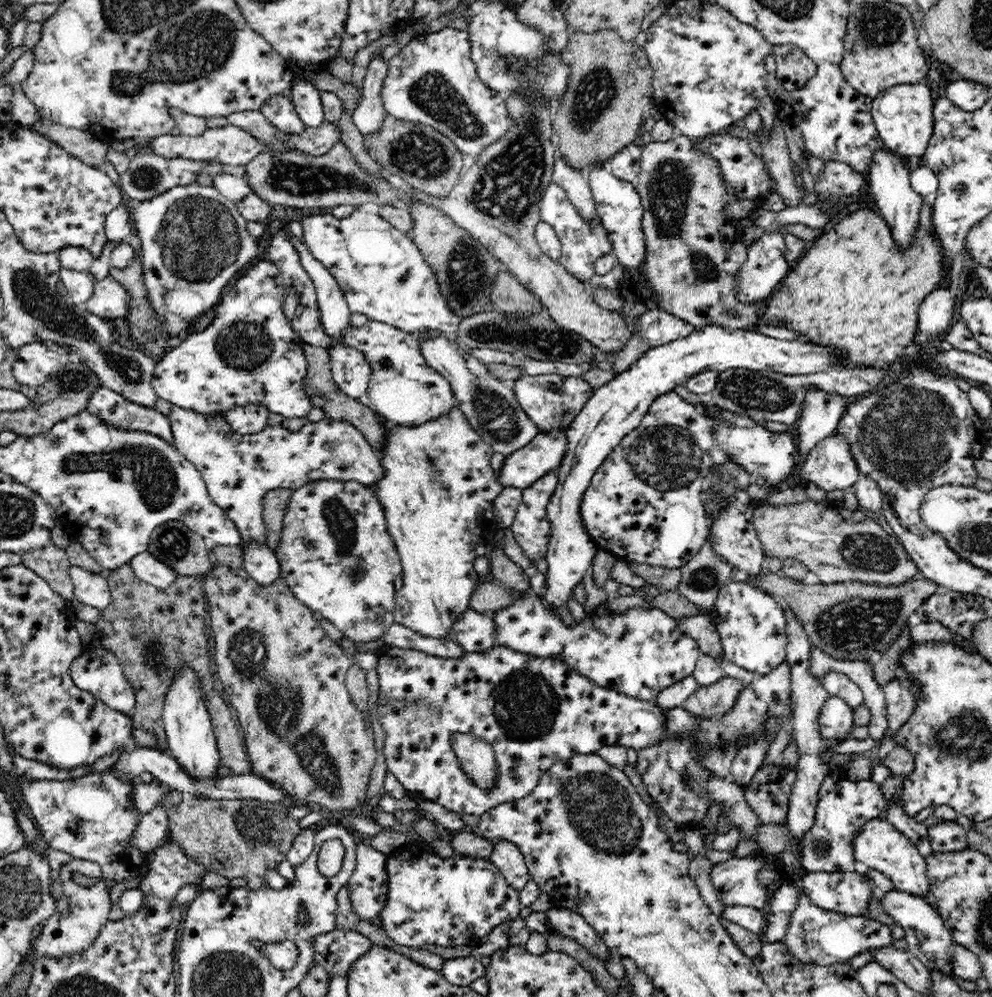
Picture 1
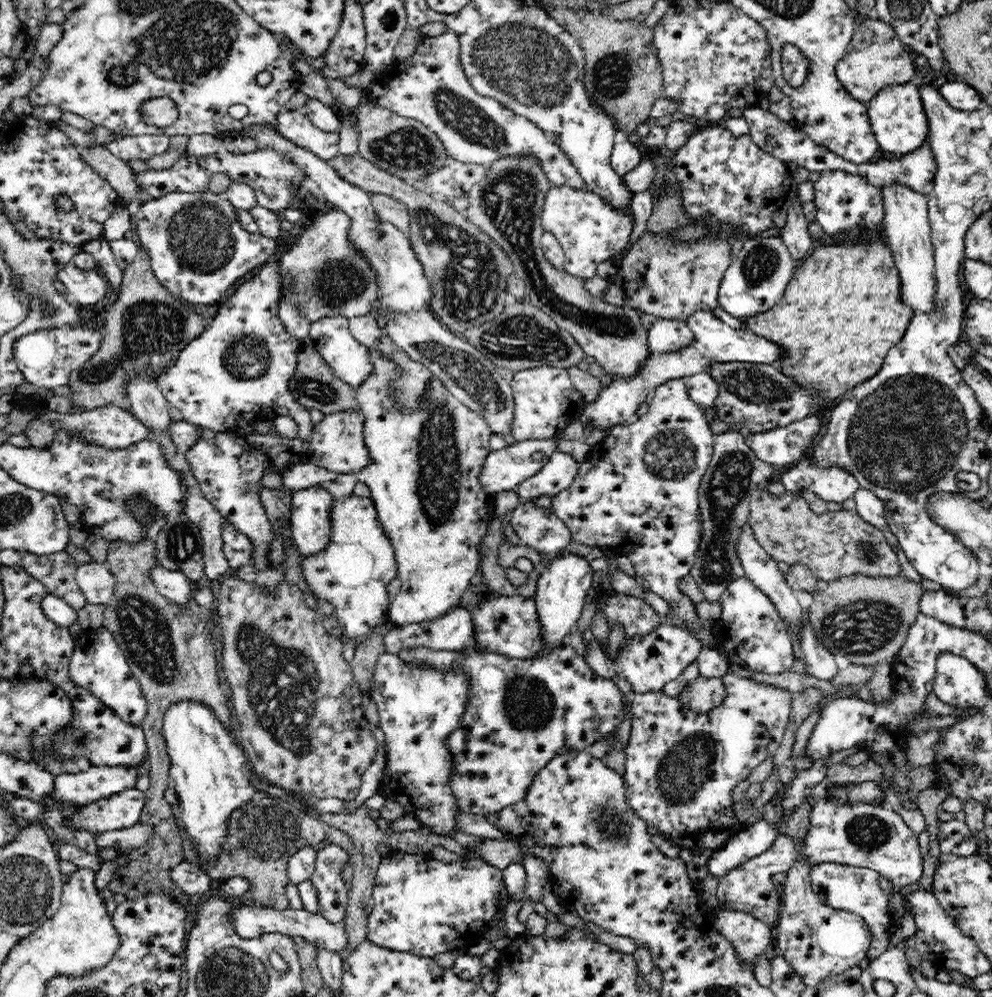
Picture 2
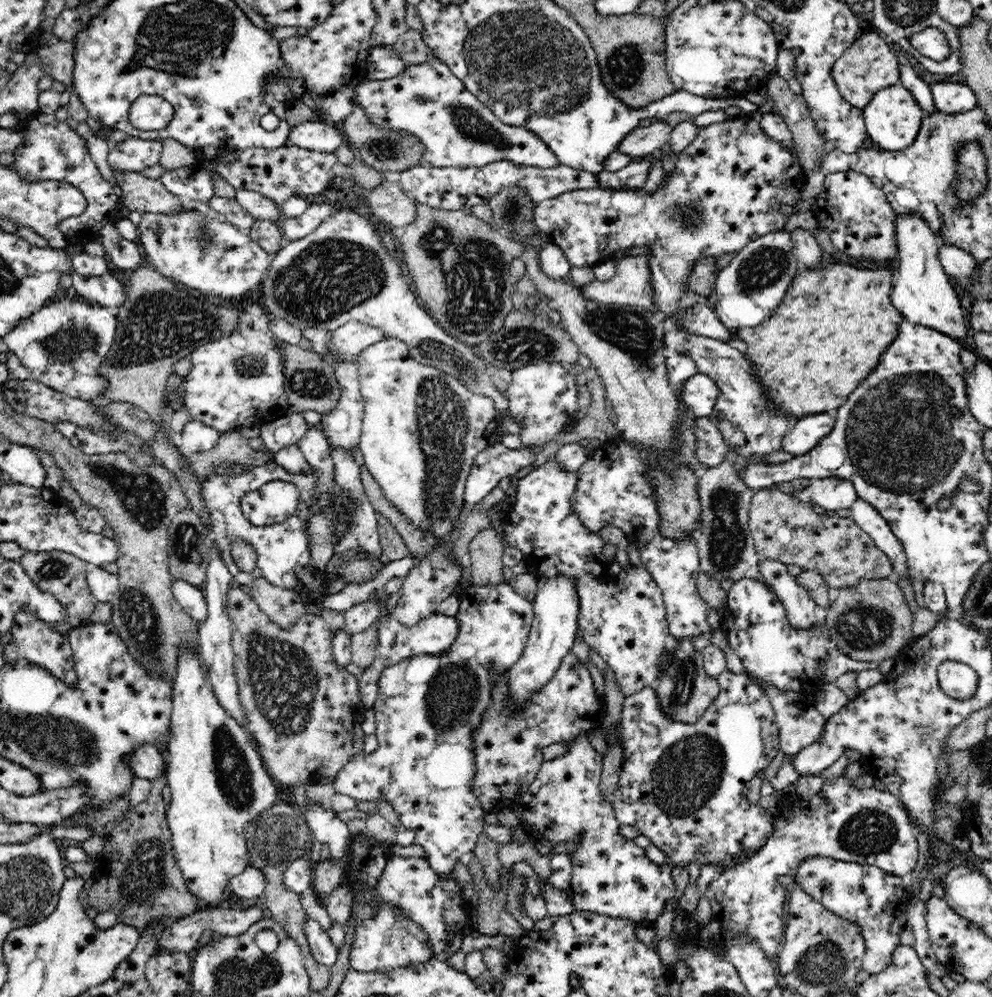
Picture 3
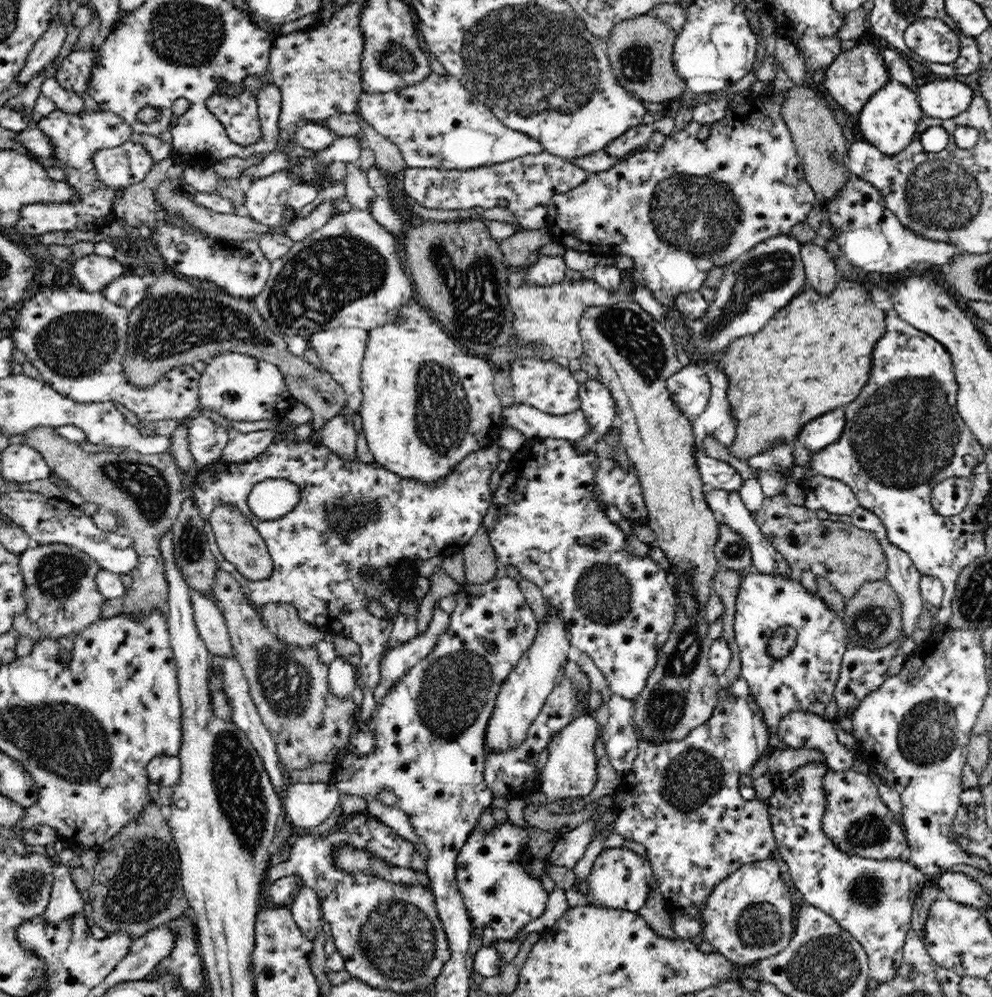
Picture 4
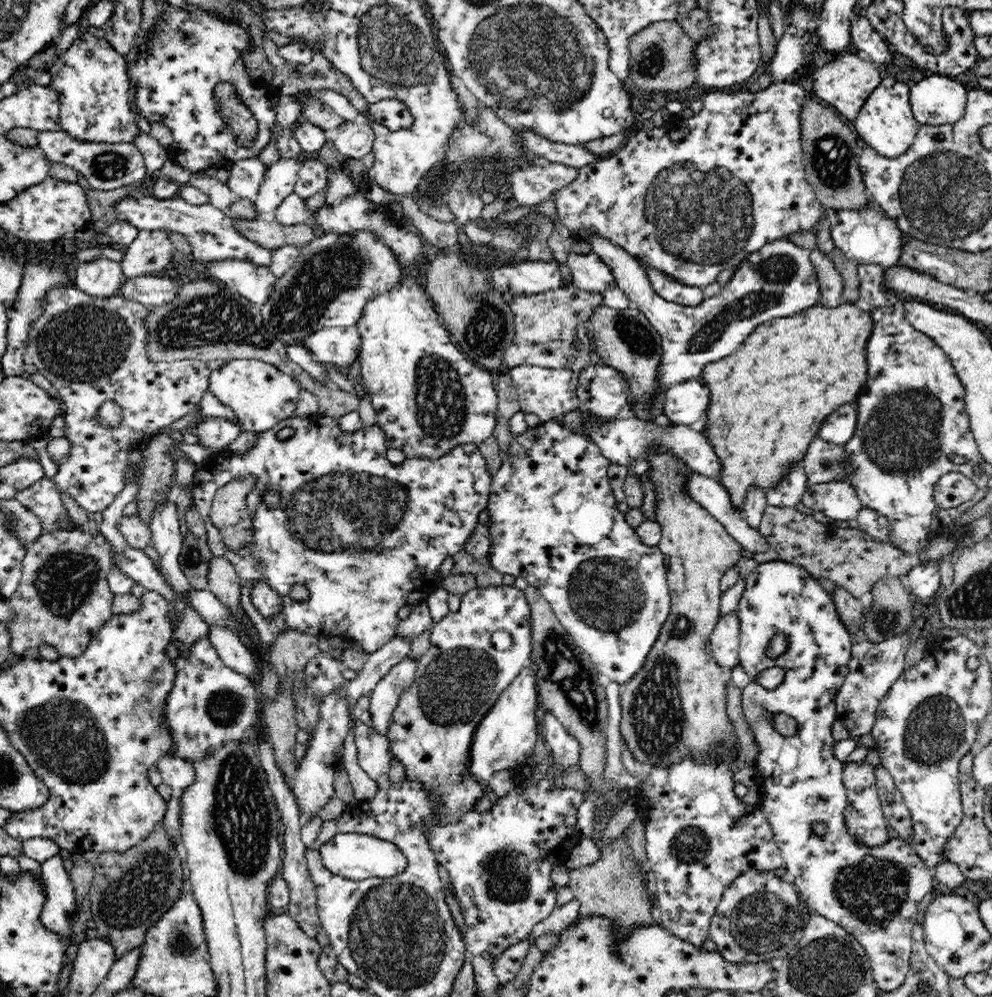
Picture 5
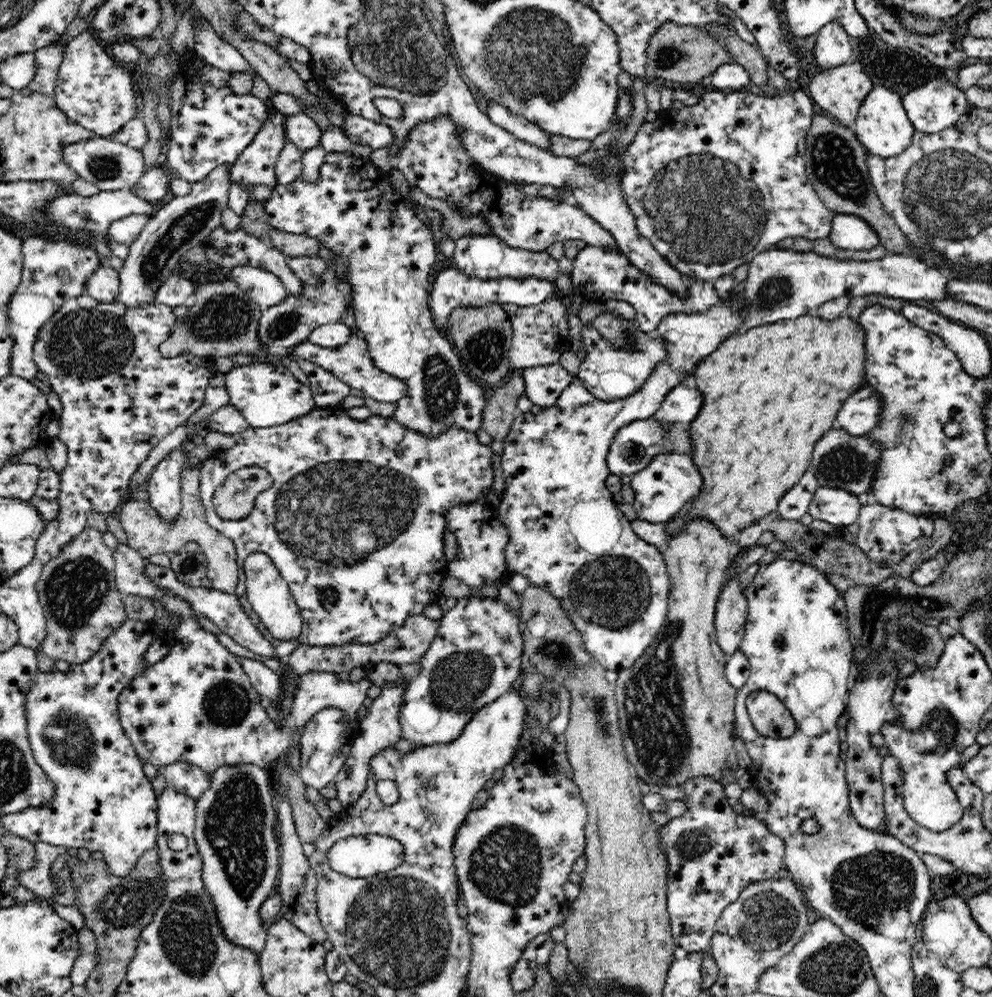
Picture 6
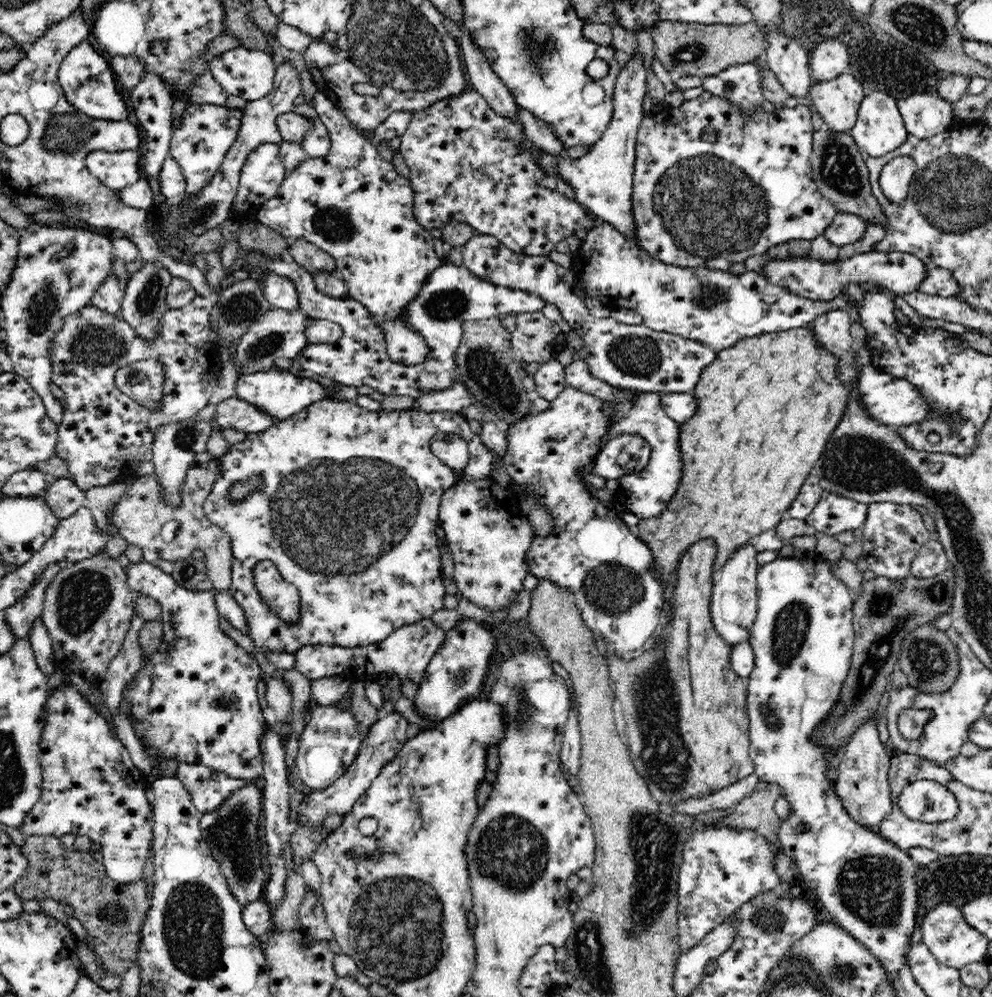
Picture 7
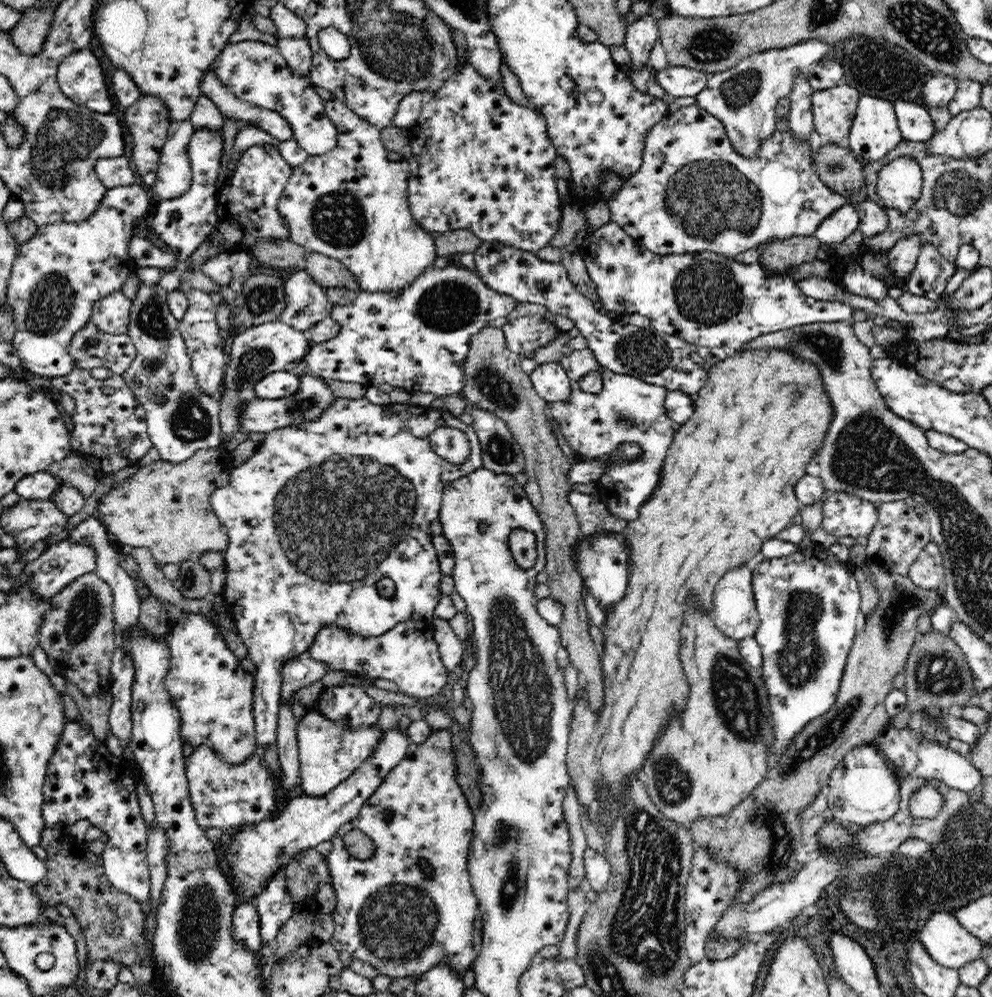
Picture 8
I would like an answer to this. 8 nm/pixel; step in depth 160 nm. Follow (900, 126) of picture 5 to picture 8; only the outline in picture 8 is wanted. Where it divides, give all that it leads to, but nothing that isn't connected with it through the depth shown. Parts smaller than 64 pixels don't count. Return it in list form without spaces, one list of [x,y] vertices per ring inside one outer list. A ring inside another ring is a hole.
[[[863,94],[849,132],[849,148],[872,162],[884,158],[903,139],[893,102]]]

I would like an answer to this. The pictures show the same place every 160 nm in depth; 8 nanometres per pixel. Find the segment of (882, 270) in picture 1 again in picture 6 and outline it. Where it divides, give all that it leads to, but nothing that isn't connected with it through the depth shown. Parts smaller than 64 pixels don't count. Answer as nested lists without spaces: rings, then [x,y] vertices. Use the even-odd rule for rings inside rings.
[[[816,314],[803,315],[796,319],[779,321],[778,323],[751,328],[746,332],[736,333],[724,339],[724,342],[711,355],[704,357],[702,362],[698,362],[692,374],[691,383],[701,392],[703,403],[698,416],[690,423],[689,433],[691,444],[694,444],[695,450],[691,460],[703,476],[703,492],[698,499],[680,512],[676,518],[672,518],[664,523],[668,539],[676,536],[680,532],[680,528],[684,528],[684,524],[688,520],[696,520],[696,518],[709,519],[725,537],[730,538],[736,532],[740,532],[744,528],[752,526],[754,522],[764,519],[766,514],[777,510],[778,500],[780,500],[781,496],[784,496],[792,488],[792,485],[802,478],[802,474],[808,470],[813,460],[813,450],[816,442],[833,427],[834,420],[838,416],[838,410],[842,408],[844,401],[850,395],[858,392],[860,387],[864,385],[866,375],[865,336],[866,333],[860,322],[849,317],[842,316],[838,317],[836,321],[828,321],[818,317]]]

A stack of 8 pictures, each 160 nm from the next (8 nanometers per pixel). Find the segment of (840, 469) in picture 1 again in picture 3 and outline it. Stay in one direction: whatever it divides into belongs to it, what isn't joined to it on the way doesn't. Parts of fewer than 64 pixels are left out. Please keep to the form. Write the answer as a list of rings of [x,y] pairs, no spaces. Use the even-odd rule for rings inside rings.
[[[838,476],[824,478],[796,478],[792,480],[793,495],[808,505],[816,504],[824,510],[850,508],[859,498],[851,480]]]

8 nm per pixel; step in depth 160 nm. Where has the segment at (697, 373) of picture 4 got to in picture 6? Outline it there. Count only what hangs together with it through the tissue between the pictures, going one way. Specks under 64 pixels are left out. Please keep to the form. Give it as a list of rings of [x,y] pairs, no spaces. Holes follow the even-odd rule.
[[[691,382],[671,388],[664,397],[658,412],[651,418],[665,422],[691,423],[700,412],[703,403],[701,392]]]

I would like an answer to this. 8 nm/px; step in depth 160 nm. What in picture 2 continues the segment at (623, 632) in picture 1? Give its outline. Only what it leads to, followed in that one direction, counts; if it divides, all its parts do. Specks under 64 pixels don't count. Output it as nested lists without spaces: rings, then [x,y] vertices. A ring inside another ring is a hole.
[[[490,595],[468,608],[475,623],[475,646],[462,649],[468,653],[499,653],[500,655],[527,660],[538,656],[546,642],[539,625],[535,600],[521,595]],[[665,620],[646,633],[648,636],[634,638],[624,644],[624,648],[620,650],[618,662],[612,662],[606,654],[606,648],[594,642],[586,647],[585,662],[593,672],[596,672],[596,675],[601,676],[601,679],[614,678],[616,674],[620,674],[632,684],[636,693],[644,694],[644,692],[662,691],[666,684],[677,680],[692,662],[696,662],[700,652],[703,651],[704,645],[690,631],[668,624]]]

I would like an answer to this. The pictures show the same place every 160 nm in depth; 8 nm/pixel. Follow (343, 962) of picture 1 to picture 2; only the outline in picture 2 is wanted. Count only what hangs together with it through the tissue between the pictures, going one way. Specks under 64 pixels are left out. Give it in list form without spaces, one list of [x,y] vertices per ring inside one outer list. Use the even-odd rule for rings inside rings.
[[[244,905],[235,910],[235,930],[241,939],[252,940],[257,939],[265,933],[276,933],[296,938],[300,936],[308,943],[314,945],[314,948],[322,947],[328,951],[334,951],[341,954],[343,948],[346,948],[348,935],[342,922],[330,923],[320,913],[311,913],[304,909],[296,910],[288,908],[288,910],[274,910],[270,907],[252,907],[252,905]]]

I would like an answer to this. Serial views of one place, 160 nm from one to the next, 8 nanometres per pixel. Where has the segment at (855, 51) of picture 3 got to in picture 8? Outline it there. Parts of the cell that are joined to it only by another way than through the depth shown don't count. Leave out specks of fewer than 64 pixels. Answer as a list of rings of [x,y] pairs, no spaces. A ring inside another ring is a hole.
[[[842,84],[812,93],[813,128],[825,143],[840,144],[849,132],[862,90]]]

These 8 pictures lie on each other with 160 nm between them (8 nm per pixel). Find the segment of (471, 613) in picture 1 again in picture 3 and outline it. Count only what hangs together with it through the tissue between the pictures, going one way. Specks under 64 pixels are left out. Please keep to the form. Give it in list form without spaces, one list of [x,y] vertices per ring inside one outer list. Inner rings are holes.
[[[385,585],[373,592],[373,600],[379,602],[380,612],[379,621],[377,622],[377,637],[379,638],[376,647],[377,663],[381,667],[399,664],[412,656],[423,658],[448,651],[454,640],[457,639],[459,631],[459,621],[454,616],[444,615],[434,612],[430,616],[423,618],[418,624],[407,627],[402,624],[394,613],[389,612],[386,602],[389,598],[389,585]]]

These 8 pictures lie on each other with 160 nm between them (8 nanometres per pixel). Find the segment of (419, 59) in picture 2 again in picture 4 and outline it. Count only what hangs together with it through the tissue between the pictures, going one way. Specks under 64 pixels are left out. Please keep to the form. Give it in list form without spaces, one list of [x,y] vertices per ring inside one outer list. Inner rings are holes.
[[[432,71],[416,84],[405,85],[390,92],[362,92],[357,110],[366,122],[383,137],[392,141],[402,153],[405,164],[412,168],[437,168],[440,170],[470,170],[500,164],[520,158],[525,154],[538,154],[543,146],[531,136],[504,126],[504,123],[480,102],[452,75],[437,75]]]

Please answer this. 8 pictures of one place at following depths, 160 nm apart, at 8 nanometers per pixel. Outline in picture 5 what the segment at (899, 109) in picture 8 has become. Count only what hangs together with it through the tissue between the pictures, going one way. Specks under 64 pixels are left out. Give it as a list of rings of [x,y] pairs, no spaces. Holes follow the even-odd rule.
[[[933,74],[924,77],[921,81],[914,84],[912,88],[909,88],[911,111],[921,125],[942,126],[942,124],[954,124],[954,122],[960,120],[961,116],[964,116],[967,94],[968,89],[964,87],[962,82],[955,78]]]

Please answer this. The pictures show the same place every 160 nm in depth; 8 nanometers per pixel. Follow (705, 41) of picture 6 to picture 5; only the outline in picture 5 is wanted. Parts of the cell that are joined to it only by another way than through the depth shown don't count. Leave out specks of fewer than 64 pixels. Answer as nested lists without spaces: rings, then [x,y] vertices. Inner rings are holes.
[[[660,20],[648,24],[628,38],[628,86],[647,92],[679,92],[695,86],[696,62],[693,62],[693,39],[676,21]]]

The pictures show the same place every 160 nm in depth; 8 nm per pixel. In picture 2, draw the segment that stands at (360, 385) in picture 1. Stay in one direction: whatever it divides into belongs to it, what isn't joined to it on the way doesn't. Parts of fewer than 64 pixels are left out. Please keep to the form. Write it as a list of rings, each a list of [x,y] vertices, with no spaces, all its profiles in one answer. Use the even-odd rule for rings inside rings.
[[[345,317],[324,318],[312,323],[309,337],[313,340],[311,348],[315,348],[330,365],[334,374],[352,388],[356,388],[371,373],[371,350],[350,334],[349,320]]]

